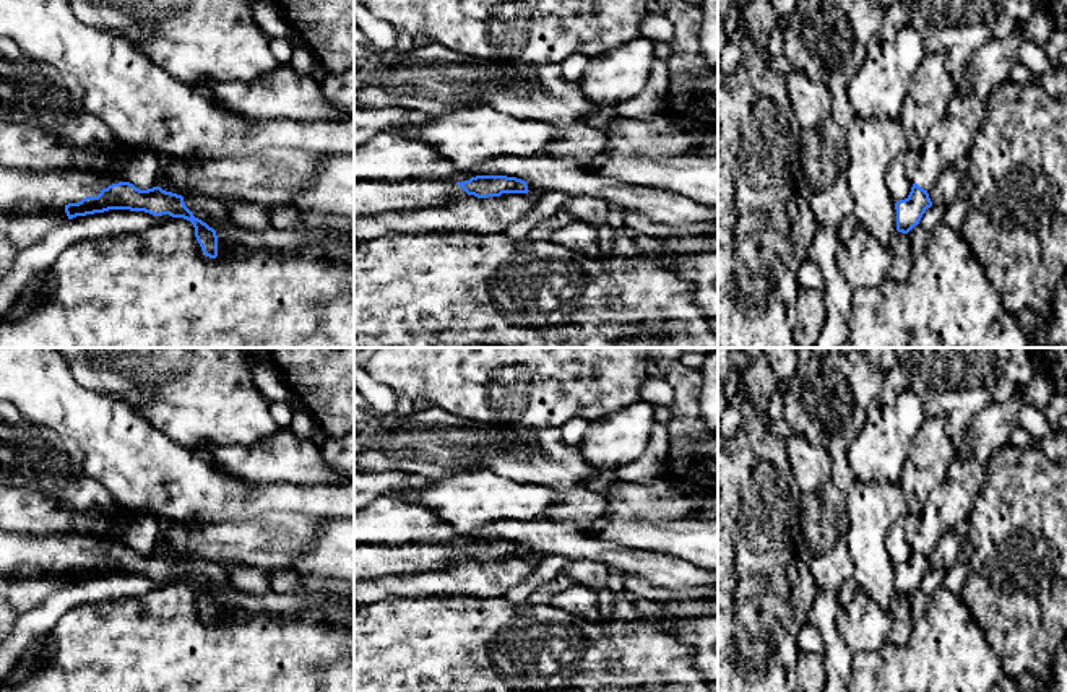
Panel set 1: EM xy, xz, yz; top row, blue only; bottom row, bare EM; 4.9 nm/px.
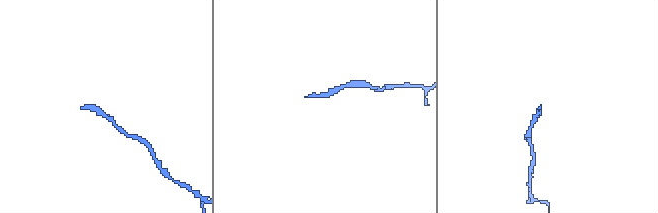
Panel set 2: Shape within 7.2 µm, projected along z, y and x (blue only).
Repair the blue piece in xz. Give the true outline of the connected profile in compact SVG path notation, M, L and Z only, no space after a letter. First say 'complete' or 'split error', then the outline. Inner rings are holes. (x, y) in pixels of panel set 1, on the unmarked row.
split error; M476 539L464 546L404 544L354 546L354 582L388 575L417 575L466 560L489 562L502 557L528 557L525 544L507 539Z

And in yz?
complete; M916 546L905 564L895 567L896 573L896 595L908 598L919 588L922 578L932 570L927 554L921 552Z

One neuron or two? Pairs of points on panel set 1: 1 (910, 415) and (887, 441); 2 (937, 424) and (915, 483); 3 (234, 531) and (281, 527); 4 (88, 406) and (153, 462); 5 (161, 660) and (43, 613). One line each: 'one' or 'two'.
1: one
2: one
3: one
4: one
5: two

